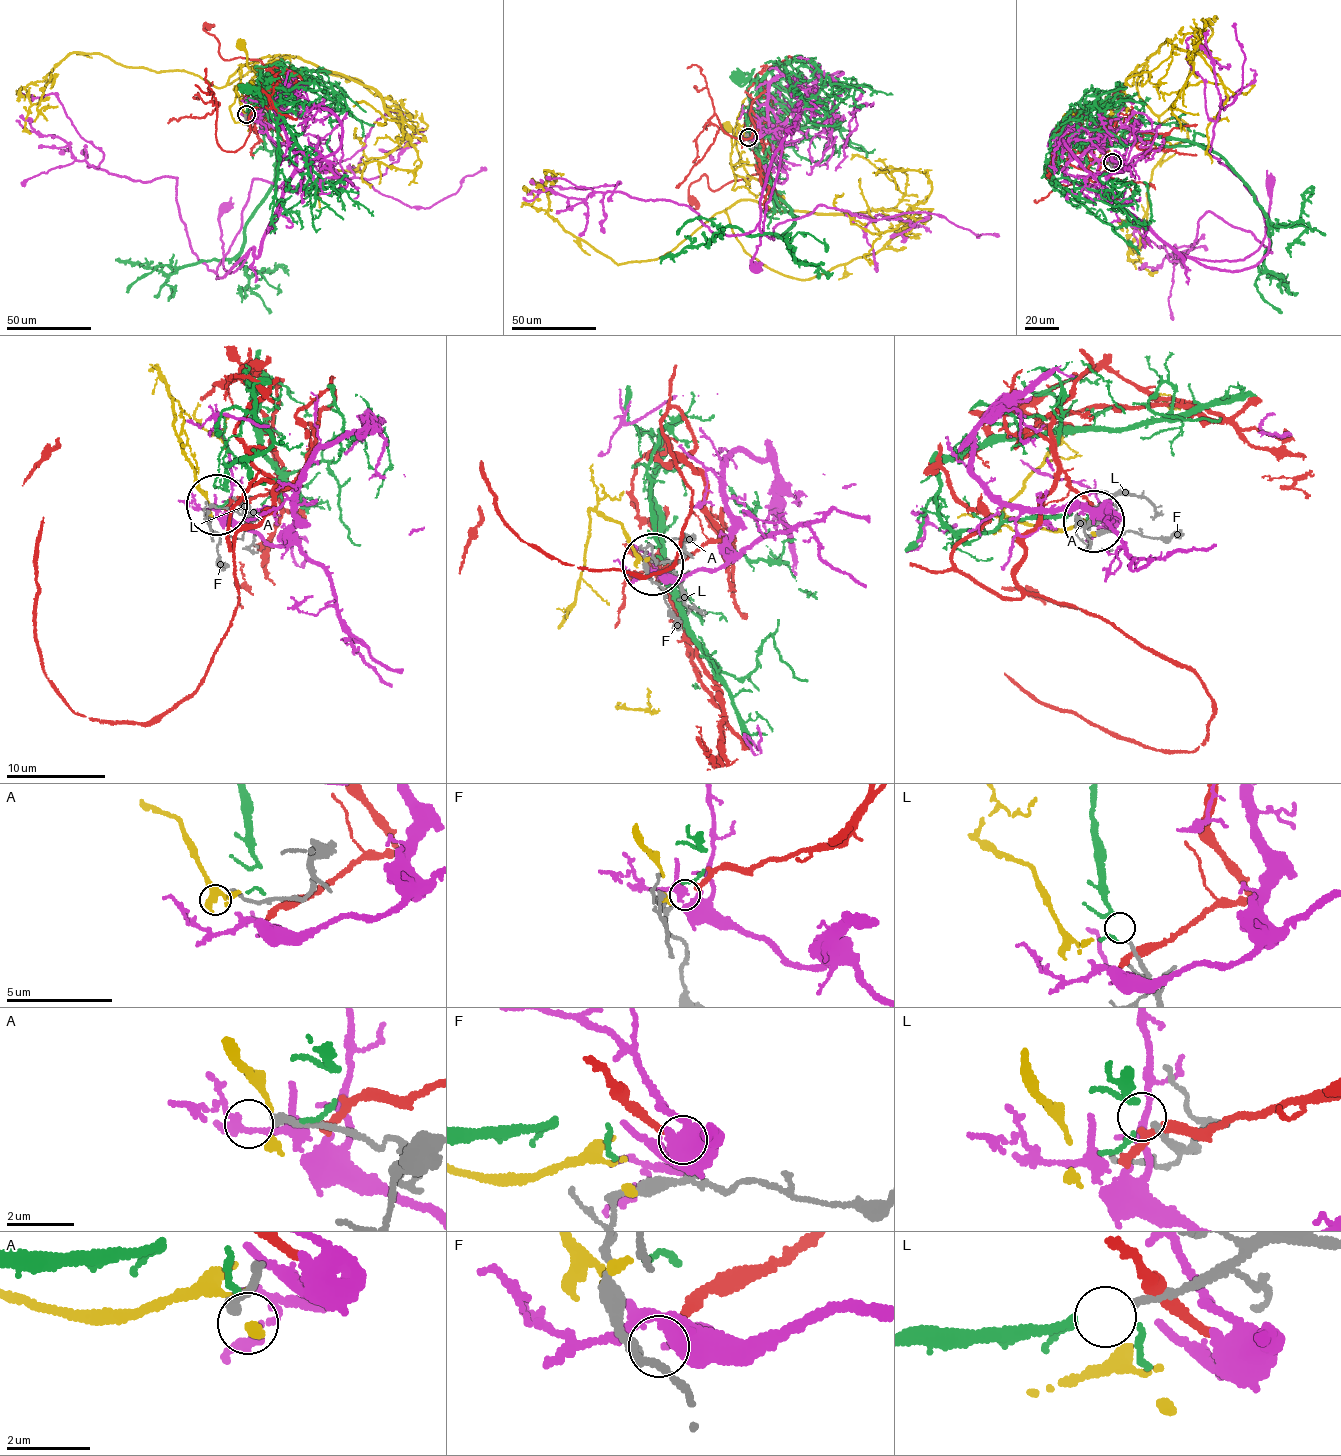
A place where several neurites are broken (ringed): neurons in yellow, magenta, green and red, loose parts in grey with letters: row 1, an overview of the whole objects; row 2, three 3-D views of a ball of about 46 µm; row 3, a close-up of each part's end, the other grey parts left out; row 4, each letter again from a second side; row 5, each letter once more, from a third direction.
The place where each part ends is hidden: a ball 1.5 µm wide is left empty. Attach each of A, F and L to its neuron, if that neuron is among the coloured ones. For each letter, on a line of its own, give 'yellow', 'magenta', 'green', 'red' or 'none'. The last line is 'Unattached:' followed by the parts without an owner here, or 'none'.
A: none
F: red
L: green
Unattached: A

